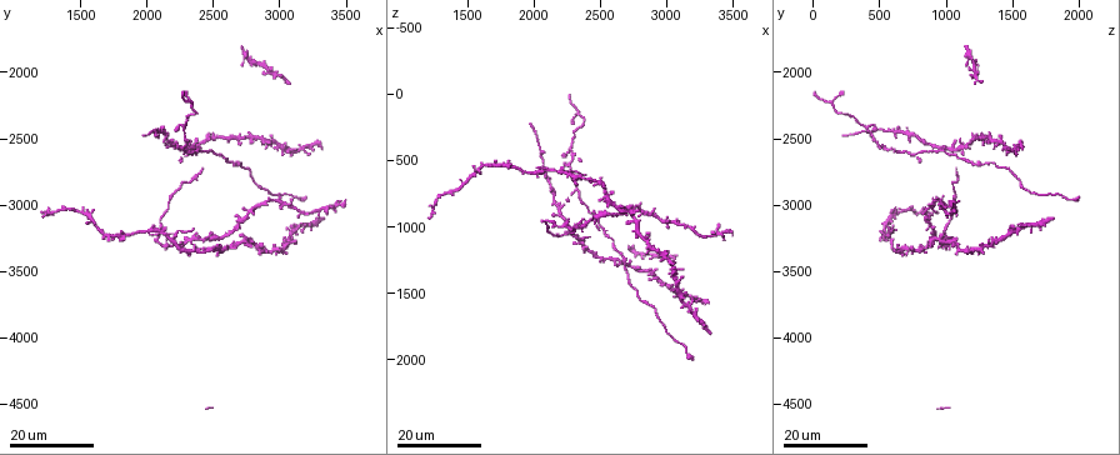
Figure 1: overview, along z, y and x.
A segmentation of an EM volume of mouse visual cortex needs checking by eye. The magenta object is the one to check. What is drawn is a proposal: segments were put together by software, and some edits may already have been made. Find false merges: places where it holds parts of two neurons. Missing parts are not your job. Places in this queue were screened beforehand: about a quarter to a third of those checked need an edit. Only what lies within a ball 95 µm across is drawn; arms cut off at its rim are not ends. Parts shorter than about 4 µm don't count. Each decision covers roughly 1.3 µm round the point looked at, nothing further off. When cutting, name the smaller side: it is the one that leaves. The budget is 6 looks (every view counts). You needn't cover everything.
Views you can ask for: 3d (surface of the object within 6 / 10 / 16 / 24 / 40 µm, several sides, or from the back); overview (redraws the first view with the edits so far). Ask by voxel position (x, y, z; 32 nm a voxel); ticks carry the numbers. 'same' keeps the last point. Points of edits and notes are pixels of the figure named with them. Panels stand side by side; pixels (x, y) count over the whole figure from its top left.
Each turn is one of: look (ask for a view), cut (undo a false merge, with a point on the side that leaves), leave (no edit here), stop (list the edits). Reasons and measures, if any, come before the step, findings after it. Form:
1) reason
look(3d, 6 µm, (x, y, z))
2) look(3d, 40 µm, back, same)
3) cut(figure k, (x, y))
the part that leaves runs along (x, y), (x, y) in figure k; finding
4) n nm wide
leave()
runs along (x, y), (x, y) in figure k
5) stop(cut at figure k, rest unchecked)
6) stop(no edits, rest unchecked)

side arm on a straight run
look(3d, 24 µm, (2100, 3280, 940))

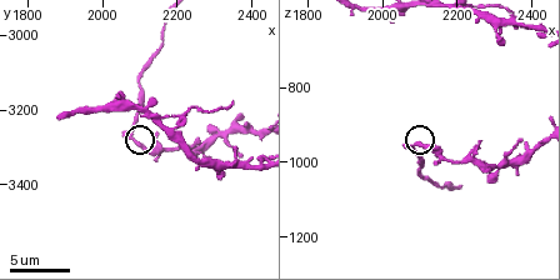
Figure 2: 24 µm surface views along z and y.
zoom in
look(3d, 6 µm, (2100, 3280, 950))

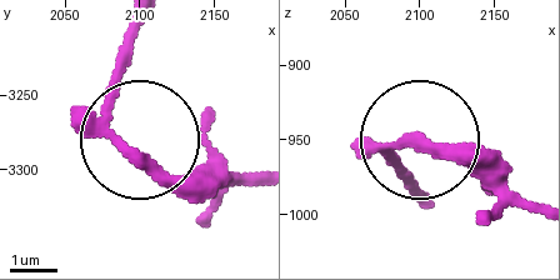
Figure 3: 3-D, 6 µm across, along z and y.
3 arms
cut(figure 3, (119, 59))
the part that leaves runs along (98, 111), (134, 20) in figure 3; a second neuron is stuck on

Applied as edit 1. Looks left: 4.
redraw
look(overview)

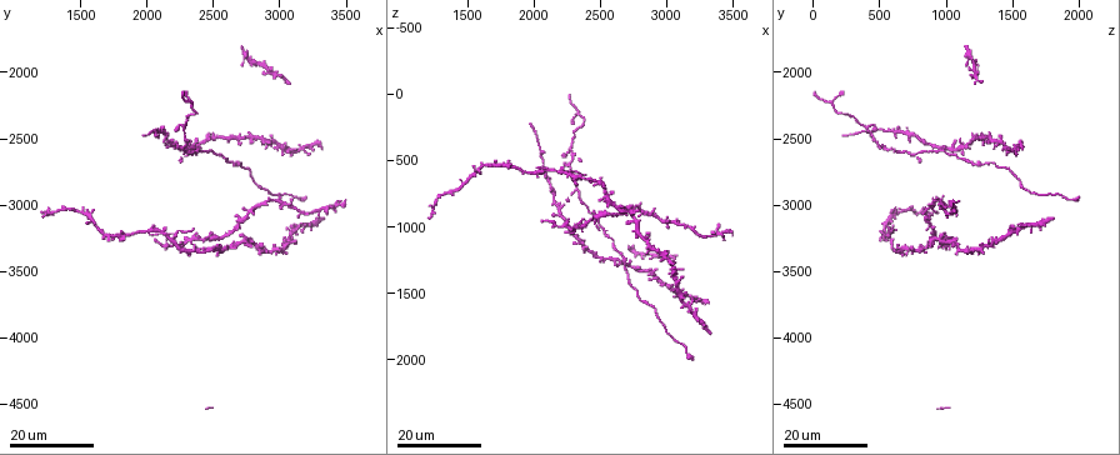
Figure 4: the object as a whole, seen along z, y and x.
three-way junction
look(3d, 24 µm, (2320, 2620, 720))

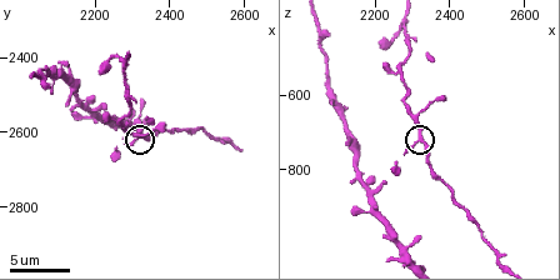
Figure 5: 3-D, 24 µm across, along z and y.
look(3d, 10 µm, (2320, 2620, 730))

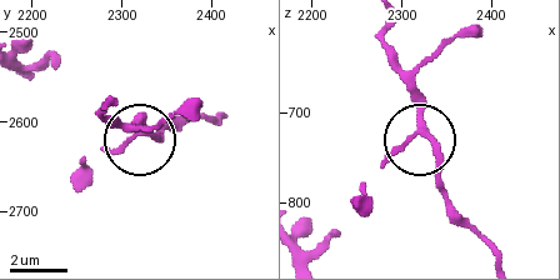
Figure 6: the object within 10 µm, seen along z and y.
200 nm wide
leave()
runs along (496, 256), (446, 191), (408, 73) in figure 6; all the same neuron

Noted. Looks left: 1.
stop(cut at figure 3, rest unchecked)

